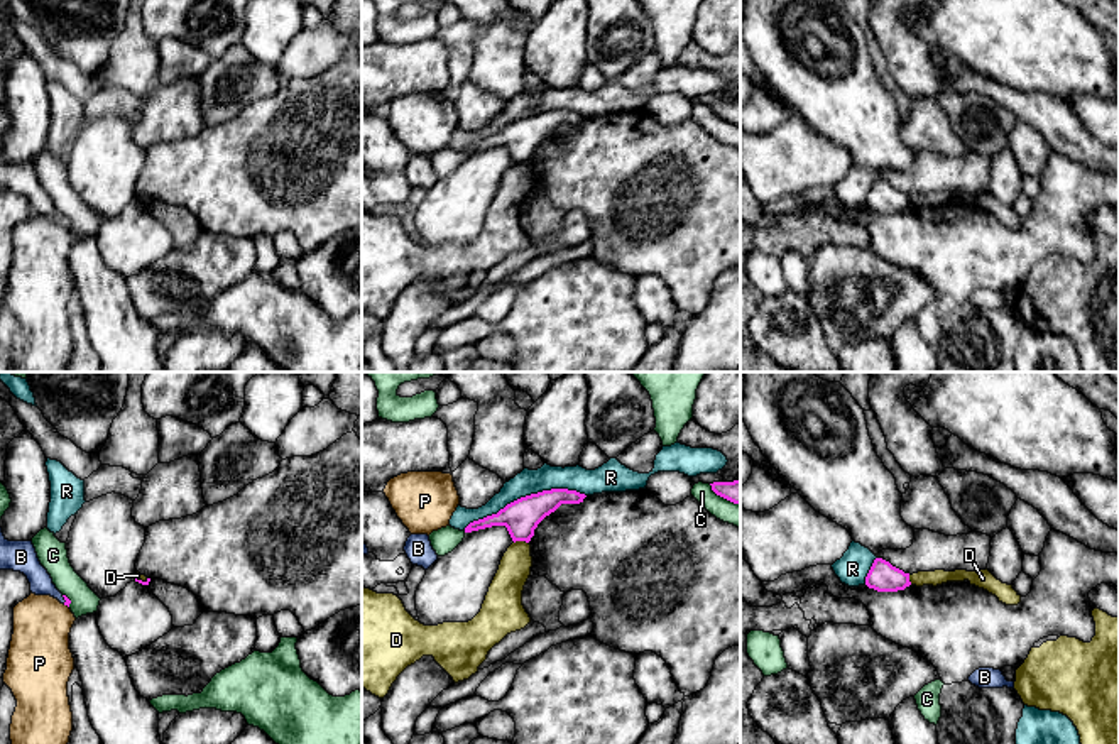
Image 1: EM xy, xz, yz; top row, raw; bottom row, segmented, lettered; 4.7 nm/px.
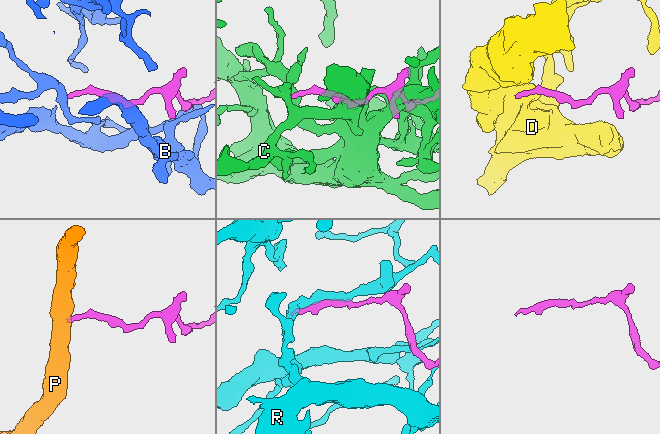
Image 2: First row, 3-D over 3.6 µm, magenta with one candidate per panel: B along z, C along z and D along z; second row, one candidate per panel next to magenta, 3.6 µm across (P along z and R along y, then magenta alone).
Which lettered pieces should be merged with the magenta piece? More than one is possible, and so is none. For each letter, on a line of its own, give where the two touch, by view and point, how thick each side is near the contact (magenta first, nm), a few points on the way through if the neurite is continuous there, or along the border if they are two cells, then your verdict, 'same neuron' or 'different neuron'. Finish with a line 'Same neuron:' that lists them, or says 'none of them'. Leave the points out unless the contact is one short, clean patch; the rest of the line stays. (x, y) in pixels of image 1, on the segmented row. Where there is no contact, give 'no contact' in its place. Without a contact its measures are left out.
B: contact xy (65, 599); calibres 20 and 110 nm; way xy (66, 599), (65, 599), (41, 584); same neuron
C: contact xz (724, 497); calibres 110 and 110 nm; different neuron
D: contact xz (521, 540); calibres 170 and 160 nm; border xz (528, 541), (514, 543); different neuron
P: contact xy (66, 604); calibres 20 and 280 nm; border xy (63, 604), (68, 607); different neuron
R: contact xz (526, 496); calibres 170 and 120 nm; different neuron
Same neuron: B

